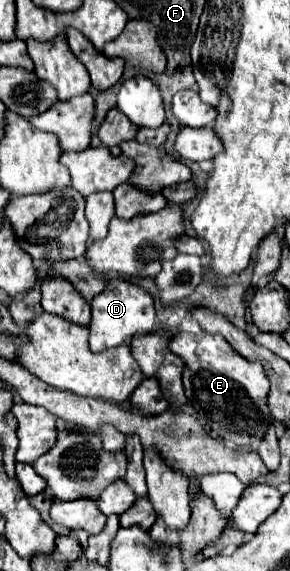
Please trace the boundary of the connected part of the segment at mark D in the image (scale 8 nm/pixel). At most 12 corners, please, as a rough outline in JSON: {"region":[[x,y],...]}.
{"region":[[116,277],[92,301],[90,349],[156,329],[154,299]]}

